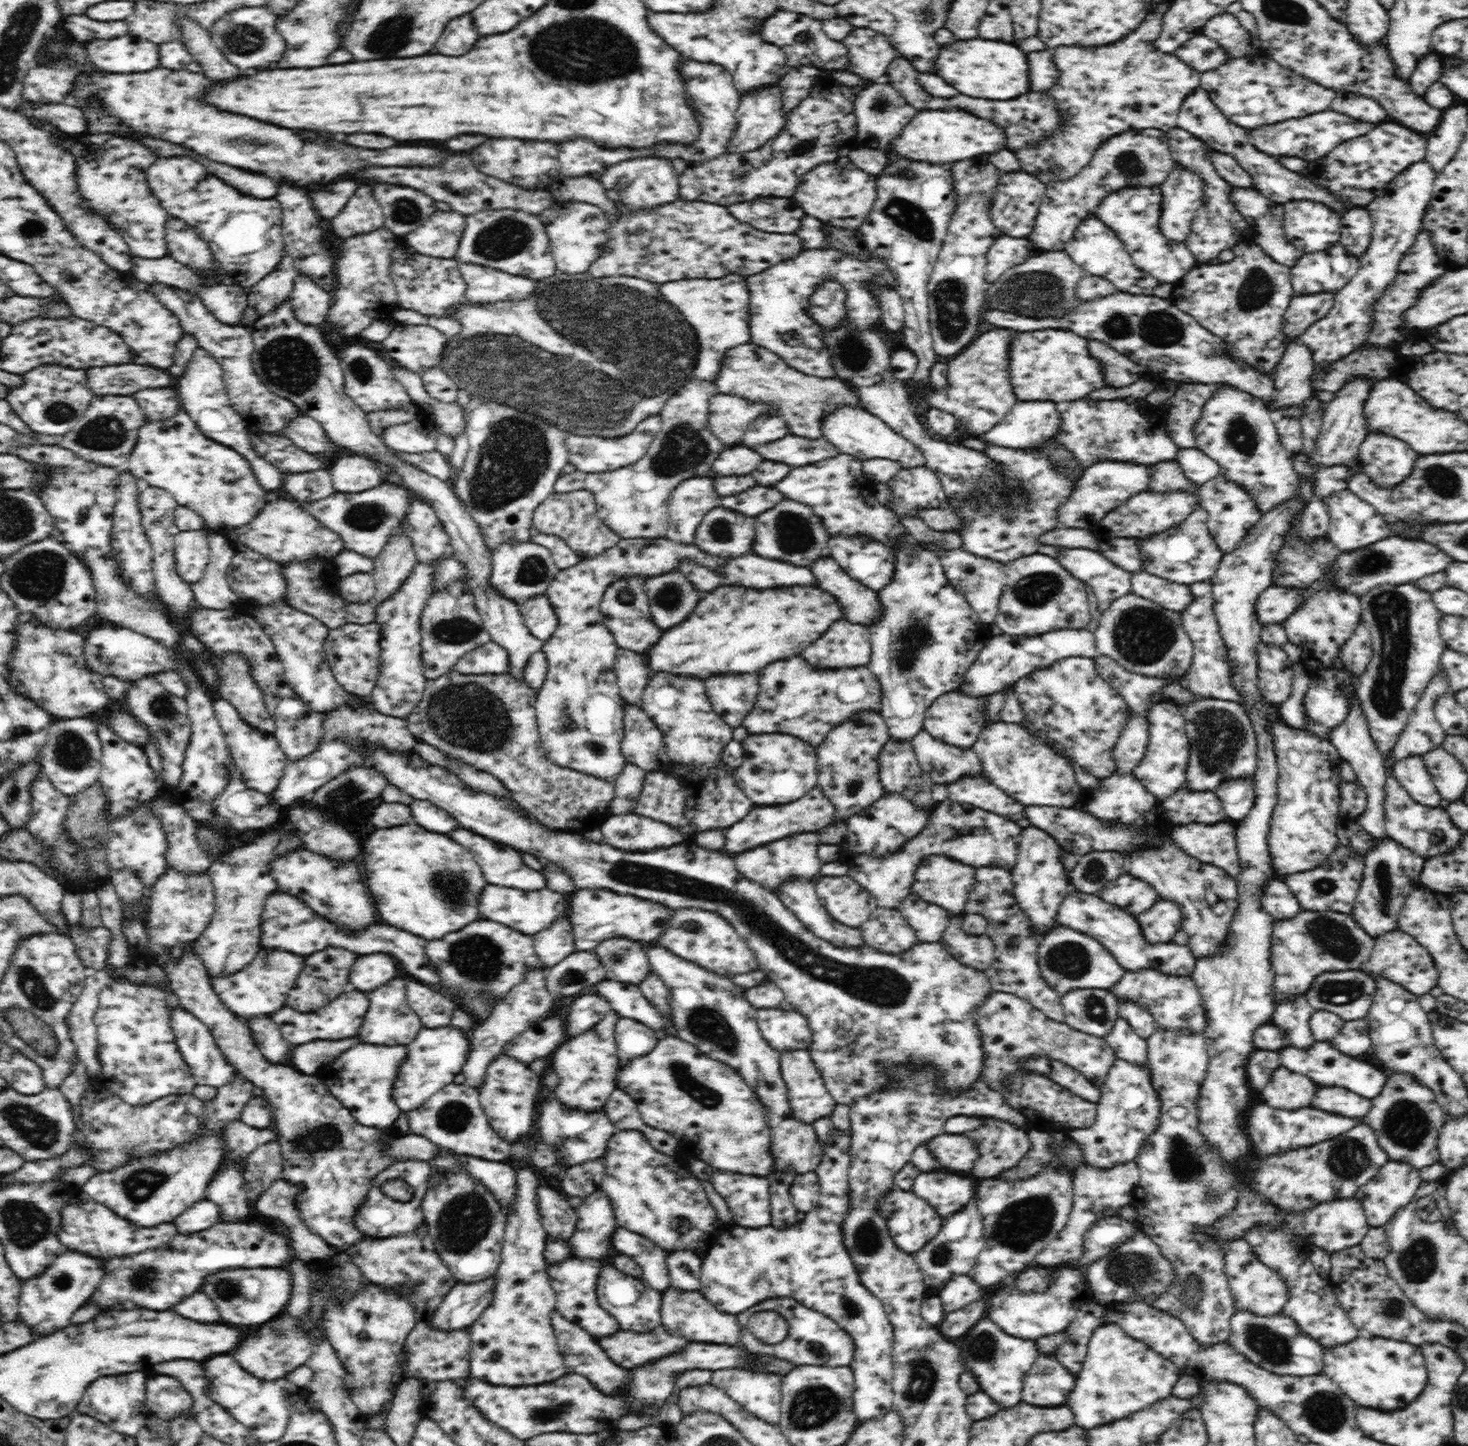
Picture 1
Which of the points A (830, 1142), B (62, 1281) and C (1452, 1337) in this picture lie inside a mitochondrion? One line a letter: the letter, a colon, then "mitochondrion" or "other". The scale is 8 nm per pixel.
A: other
B: mitochondrion
C: mitochondrion

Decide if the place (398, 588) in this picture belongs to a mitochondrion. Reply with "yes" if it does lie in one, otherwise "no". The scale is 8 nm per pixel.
no

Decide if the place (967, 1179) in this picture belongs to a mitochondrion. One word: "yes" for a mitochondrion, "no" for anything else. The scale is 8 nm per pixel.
no

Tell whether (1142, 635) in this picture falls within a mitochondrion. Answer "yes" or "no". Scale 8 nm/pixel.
yes

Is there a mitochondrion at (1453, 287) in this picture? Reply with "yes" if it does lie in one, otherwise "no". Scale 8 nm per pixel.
yes

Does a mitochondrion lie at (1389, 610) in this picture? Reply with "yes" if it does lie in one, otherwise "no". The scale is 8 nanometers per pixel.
yes

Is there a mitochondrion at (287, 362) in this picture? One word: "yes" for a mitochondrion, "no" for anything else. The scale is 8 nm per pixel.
yes

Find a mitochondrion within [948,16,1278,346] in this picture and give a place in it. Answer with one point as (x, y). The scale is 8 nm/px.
(1037, 291)

